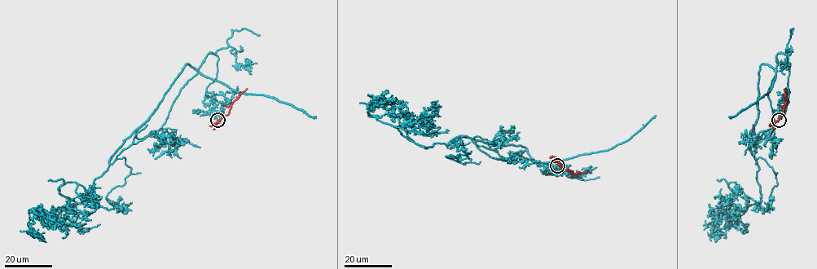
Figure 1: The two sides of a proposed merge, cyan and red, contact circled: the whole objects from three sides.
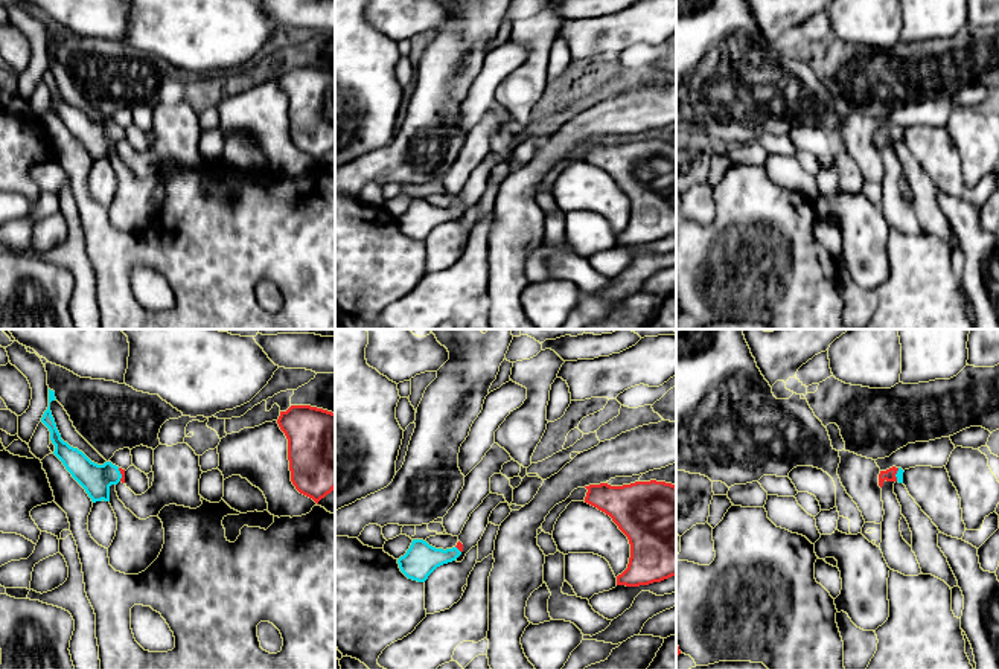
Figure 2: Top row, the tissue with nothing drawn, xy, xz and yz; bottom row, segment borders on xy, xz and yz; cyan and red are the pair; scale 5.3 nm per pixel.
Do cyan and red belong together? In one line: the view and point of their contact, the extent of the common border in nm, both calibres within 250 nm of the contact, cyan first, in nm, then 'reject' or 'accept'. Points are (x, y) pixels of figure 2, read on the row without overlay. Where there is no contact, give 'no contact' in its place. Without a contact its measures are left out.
xy (121, 133) | 70 nm | 160/30 nm | reject

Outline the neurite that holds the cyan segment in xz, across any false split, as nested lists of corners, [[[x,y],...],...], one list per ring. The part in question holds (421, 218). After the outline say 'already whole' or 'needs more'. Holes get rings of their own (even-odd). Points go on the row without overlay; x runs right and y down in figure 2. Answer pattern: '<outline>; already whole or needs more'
[[[413,198],[397,222],[408,238],[425,241],[437,226],[455,219],[460,213],[461,210],[457,206],[443,209],[429,204],[423,198]]]; already whole

